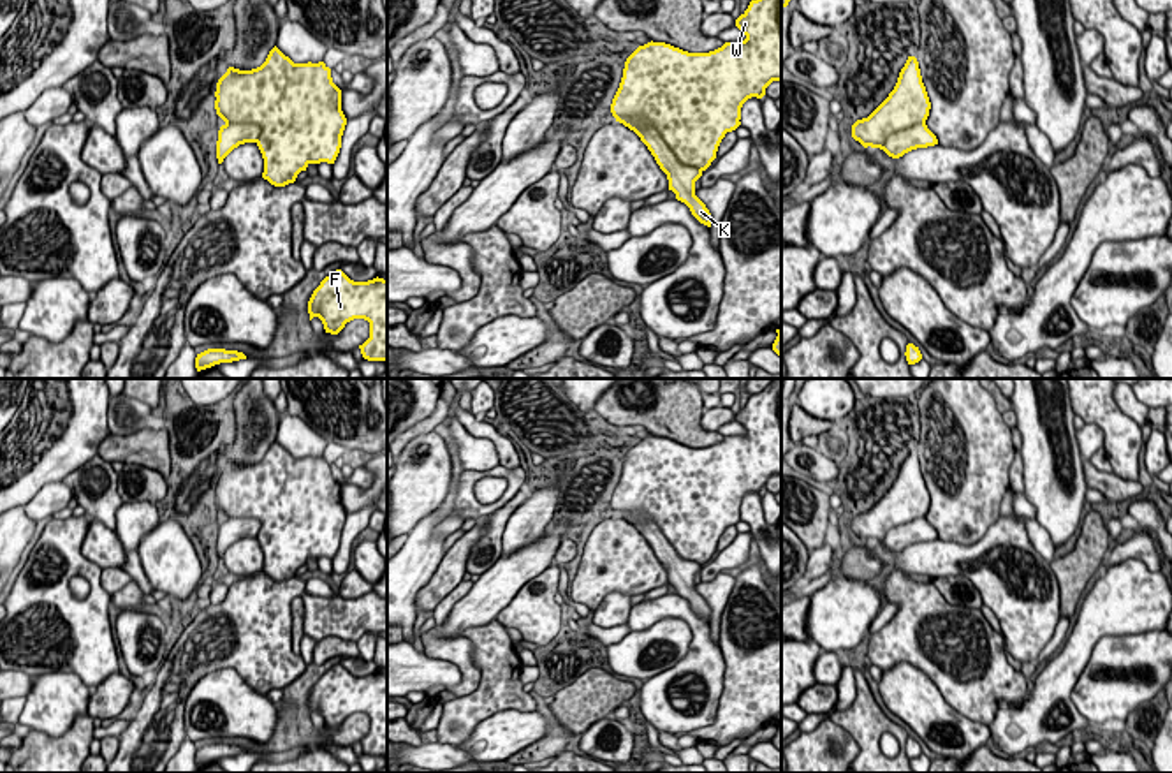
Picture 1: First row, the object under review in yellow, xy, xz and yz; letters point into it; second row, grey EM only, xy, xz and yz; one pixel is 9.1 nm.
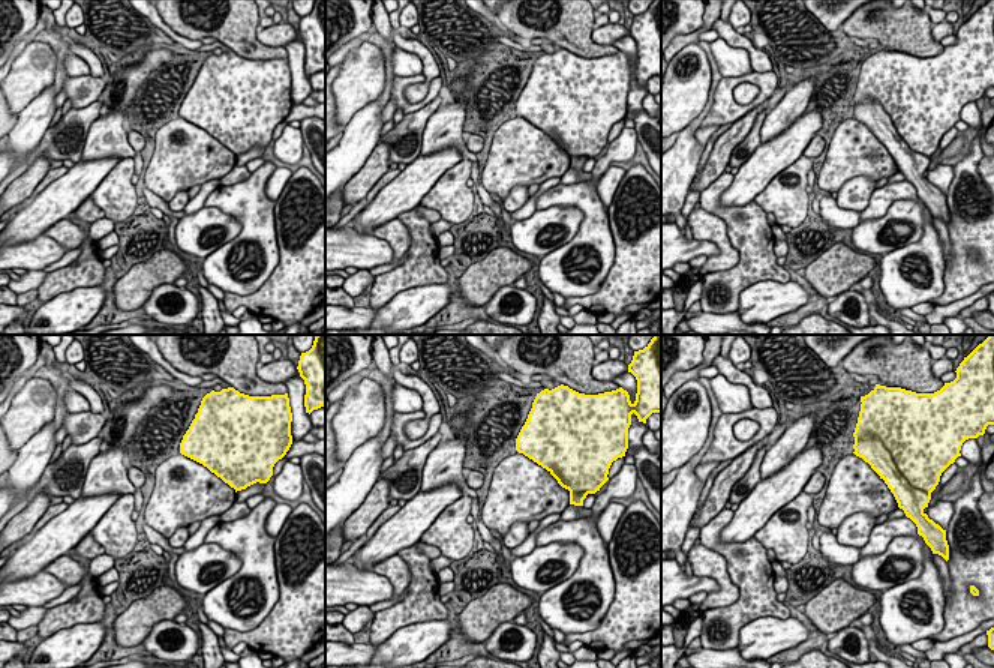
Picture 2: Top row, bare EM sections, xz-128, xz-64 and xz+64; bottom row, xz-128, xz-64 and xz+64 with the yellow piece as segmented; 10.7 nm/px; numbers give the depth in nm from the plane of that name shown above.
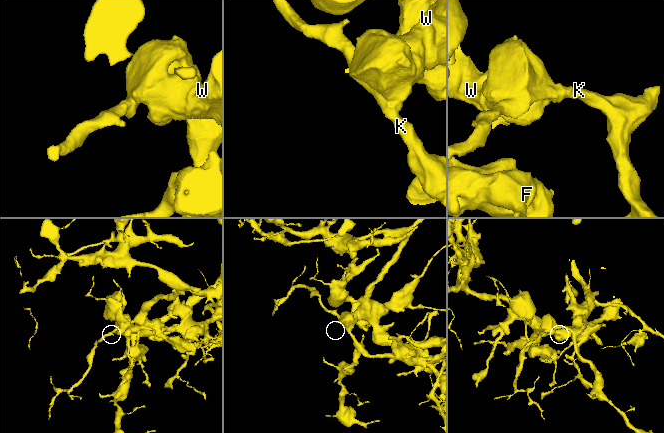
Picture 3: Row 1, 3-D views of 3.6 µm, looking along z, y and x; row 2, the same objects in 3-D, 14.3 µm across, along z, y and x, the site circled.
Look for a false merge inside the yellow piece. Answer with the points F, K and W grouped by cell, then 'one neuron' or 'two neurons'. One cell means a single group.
groups F W / K; two neurons

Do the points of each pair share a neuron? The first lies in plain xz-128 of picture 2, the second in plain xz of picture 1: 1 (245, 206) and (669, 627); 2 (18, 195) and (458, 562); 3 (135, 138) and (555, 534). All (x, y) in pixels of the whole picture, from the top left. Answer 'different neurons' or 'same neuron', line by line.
1: different neurons
2: same neuron
3: different neurons

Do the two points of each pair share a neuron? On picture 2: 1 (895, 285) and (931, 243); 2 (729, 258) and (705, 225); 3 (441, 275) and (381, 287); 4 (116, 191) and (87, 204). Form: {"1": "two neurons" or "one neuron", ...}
{"1": "one neuron", "2": "one neuron", "3": "one neuron", "4": "two neurons"}

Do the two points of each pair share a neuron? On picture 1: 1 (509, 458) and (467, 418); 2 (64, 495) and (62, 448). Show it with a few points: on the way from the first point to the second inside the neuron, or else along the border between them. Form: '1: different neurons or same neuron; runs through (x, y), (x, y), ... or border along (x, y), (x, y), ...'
1: same neuron; runs through (504, 446), (490, 432), (479, 428)
2: different neurons; border along (60, 479), (48, 481), (25, 504)

